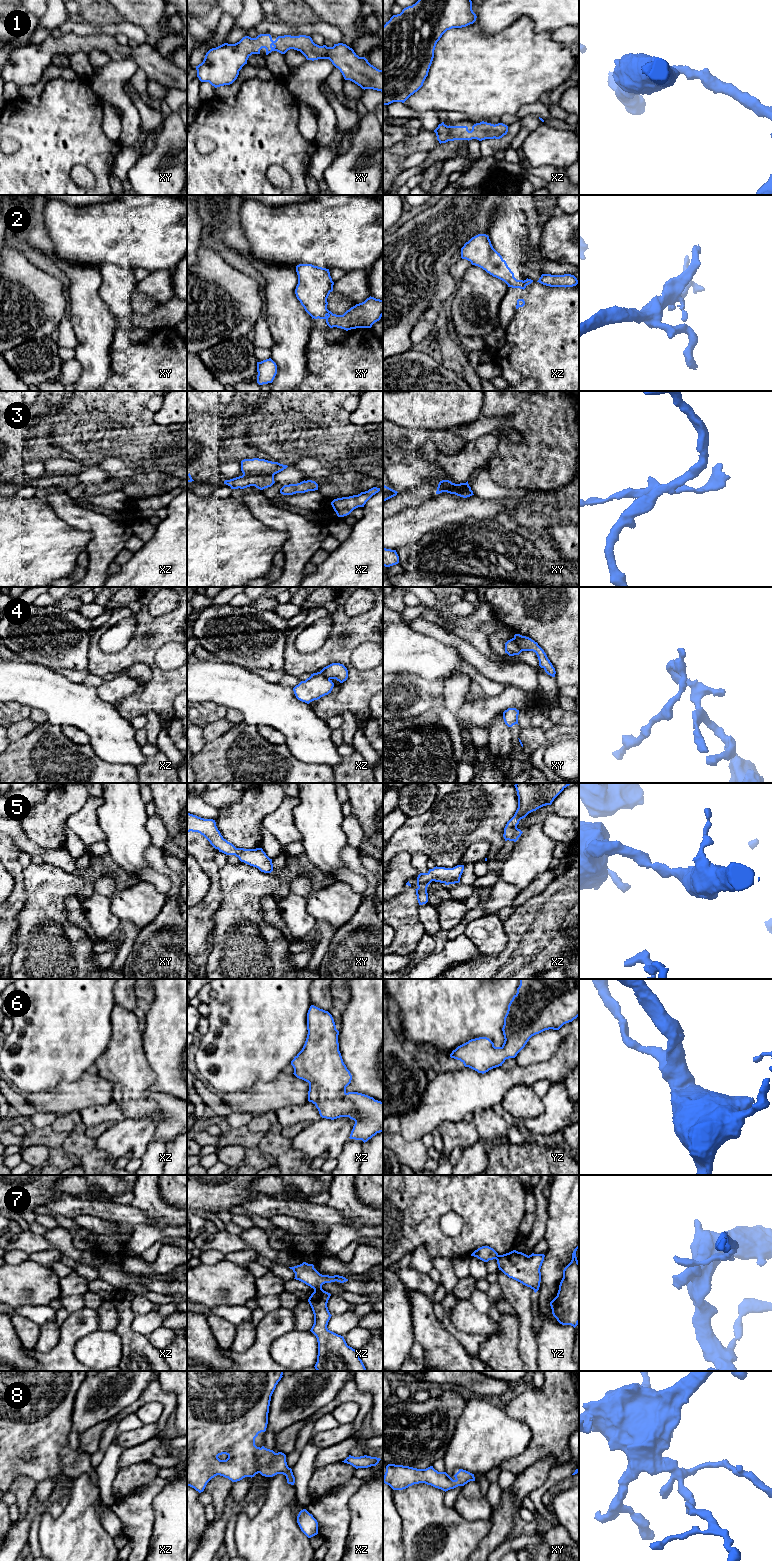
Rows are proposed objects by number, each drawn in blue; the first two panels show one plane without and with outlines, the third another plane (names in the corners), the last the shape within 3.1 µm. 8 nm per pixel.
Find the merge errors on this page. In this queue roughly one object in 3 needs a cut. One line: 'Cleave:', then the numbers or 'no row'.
Cleave: 2, 3, 4, 7

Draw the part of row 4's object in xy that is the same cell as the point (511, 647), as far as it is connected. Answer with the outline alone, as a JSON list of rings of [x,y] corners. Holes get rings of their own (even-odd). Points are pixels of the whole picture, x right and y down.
[[[514,638],[505,643],[505,653],[509,656],[519,655],[522,652],[521,648],[515,642]]]

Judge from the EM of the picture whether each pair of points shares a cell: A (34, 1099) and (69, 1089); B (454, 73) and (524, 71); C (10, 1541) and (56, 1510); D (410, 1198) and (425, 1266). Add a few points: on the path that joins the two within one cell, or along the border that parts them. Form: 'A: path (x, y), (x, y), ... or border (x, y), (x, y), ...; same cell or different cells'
A: path (43, 1099), (60, 1098); same cell
B: path (471, 73), (500, 73), (507, 71); same cell
C: path (20, 1529), (39, 1508), (44, 1508); same cell
D: border (411, 1253), (418, 1246), (423, 1245), (433, 1258); different cells

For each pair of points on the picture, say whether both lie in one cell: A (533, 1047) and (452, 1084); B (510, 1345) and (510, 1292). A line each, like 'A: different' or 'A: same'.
A: different
B: different

